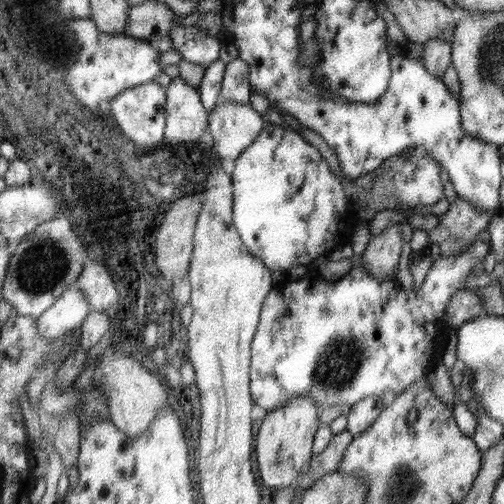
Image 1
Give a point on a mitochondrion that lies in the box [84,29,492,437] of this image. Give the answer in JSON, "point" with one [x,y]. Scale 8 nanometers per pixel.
{"point":[341,361]}

